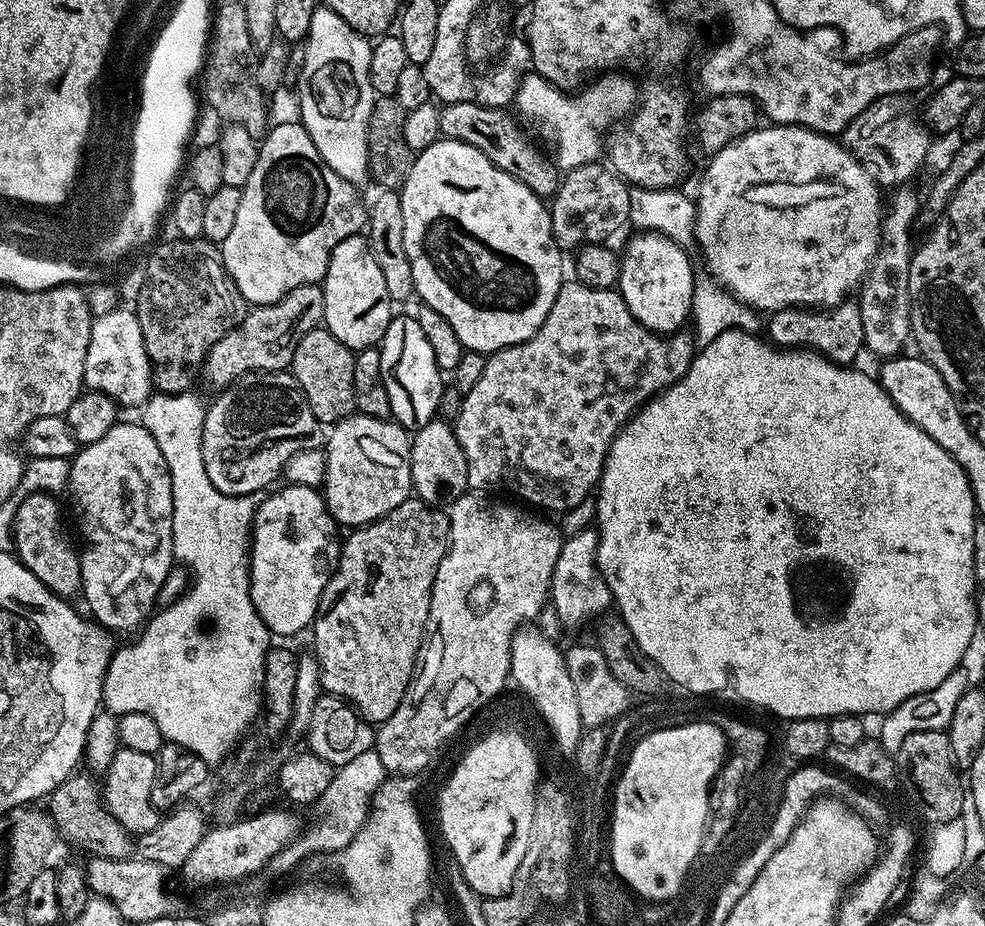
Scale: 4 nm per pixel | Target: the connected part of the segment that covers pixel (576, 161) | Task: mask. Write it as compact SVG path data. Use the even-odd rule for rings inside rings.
M610 70L604 75L597 75L595 77L596 84L585 83L575 94L562 88L556 88L549 80L535 74L525 75L524 79L520 81L514 99L515 115L533 133L540 132L539 139L550 149L557 168L561 170L577 168L583 164L595 164L601 159L606 133L613 125L623 121L633 111L638 100L638 88L632 85L630 77L623 76L622 73L623 71L620 70Z

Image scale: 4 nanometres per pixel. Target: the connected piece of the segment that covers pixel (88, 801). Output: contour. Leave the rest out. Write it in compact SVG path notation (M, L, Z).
M80 770L73 772L52 791L49 803L50 815L56 823L61 841L65 840L66 843L81 848L88 852L89 857L126 860L133 855L134 837L124 829L122 822L118 822L118 818L114 818L104 803L104 793L95 775Z

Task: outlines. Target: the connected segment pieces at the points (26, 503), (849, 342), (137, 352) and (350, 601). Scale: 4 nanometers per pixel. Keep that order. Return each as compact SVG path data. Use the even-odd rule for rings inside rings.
M29 492L18 503L16 519L12 526L14 552L21 564L25 564L55 596L72 598L81 591L80 552L72 545L64 529L64 516L55 495L43 492Z
M849 298L827 310L814 308L779 308L766 320L767 339L778 348L802 348L820 353L836 364L852 366L856 355L865 351L862 334L862 310L855 299Z
M119 306L109 313L95 317L90 330L90 346L86 346L86 366L84 367L85 385L93 392L101 392L110 398L118 394L118 366L120 366L120 378L122 386L132 384L132 376L138 378L140 364L152 364L144 362L148 357L146 346L142 342L142 326L138 326L138 318L135 311L128 306Z
M409 498L406 502L402 502L402 506L398 506L393 512L383 516L381 520L376 520L372 524L366 524L363 528L347 533L348 541L347 538L343 541L339 563L328 578L328 585L325 586L324 593L320 598L319 615L314 623L314 631L316 630L314 655L320 664L320 687L329 696L338 696L342 700L347 700L357 713L373 726L383 724L386 718L390 718L390 714L394 714L394 710L398 710L398 702L402 702L406 690L412 683L412 677L418 667L418 657L424 642L424 627L430 614L430 594L434 586L434 578L438 574L438 566L448 549L449 534L448 512L443 507L425 504L419 498Z

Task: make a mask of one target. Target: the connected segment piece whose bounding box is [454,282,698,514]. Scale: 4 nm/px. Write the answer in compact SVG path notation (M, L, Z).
M579 282L561 284L558 298L554 298L554 306L550 306L550 314L546 314L546 322L542 322L539 330L526 342L504 348L501 352L491 353L486 359L486 370L482 370L482 378L478 378L474 390L464 393L462 410L454 422L454 427L458 442L462 446L462 454L466 454L469 489L477 494L509 492L510 495L517 496L512 498L517 501L525 500L520 502L533 509L549 508L550 511L558 514L568 513L597 491L600 475L604 469L604 459L608 457L610 446L621 428L631 420L633 414L640 411L643 404L648 403L653 396L663 392L674 382L678 382L678 378L682 378L682 374L690 370L692 359L695 358L697 351L698 345L691 331L681 330L671 334L661 334L651 332L646 326L638 323L634 314L630 314L619 291L610 288L591 288Z

